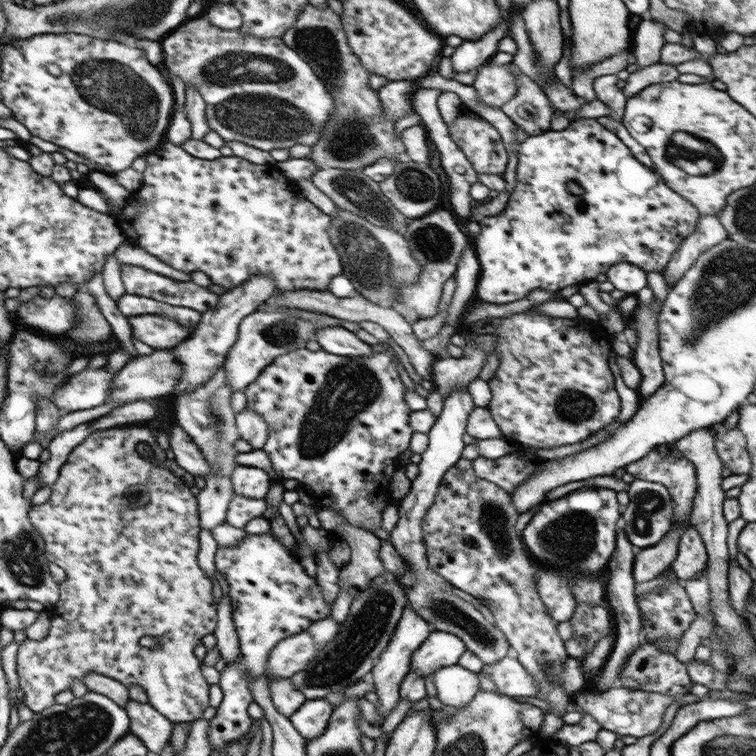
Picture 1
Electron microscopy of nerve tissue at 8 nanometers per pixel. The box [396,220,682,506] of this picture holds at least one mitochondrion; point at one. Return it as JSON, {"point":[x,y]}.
{"point":[573,407]}

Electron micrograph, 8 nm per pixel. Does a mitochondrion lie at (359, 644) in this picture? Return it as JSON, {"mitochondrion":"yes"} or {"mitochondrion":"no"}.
{"mitochondrion":"yes"}

